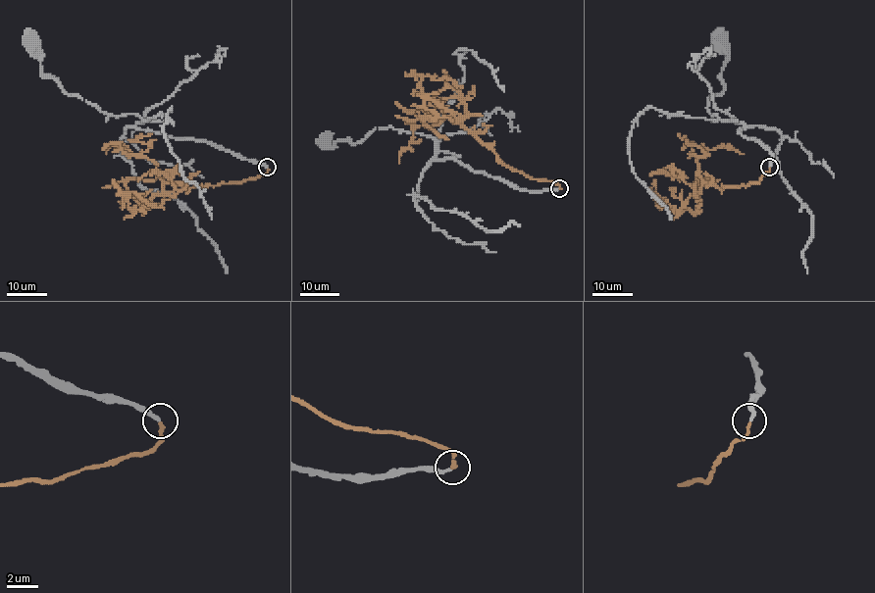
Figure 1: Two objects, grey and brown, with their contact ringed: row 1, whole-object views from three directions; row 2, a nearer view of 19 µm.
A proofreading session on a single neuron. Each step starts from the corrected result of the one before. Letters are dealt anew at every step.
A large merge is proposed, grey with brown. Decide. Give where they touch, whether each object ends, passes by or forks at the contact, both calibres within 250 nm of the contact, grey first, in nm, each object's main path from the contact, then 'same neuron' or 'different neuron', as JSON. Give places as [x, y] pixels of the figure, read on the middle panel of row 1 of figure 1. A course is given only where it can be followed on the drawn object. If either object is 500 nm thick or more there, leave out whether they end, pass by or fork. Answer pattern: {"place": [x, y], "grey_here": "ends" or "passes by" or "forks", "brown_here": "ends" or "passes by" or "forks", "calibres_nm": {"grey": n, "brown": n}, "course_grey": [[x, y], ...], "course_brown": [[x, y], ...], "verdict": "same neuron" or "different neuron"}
{"place": [559, 188], "grey_here": "ends", "brown_here": "ends", "calibres_nm": {"grey": 220, "brown": 200}, "course_grey": [[559, 189], [523, 191], [454, 160], [429, 163], [428, 135], [379, 127], [358, 142], [322, 138]], "course_brown": [[559, 189], [556, 183], [509, 169], [453, 115], [426, 99], [424, 107], [437, 117], [419, 116], [449, 139]], "verdict": "same neuron"}

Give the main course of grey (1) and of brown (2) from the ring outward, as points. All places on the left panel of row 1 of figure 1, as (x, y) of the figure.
1: (267, 167), (206, 141), (138, 129), (143, 122), (135, 114), (103, 113), (48, 77), (28, 40)
2: (267, 167), (264, 174), (238, 181), (190, 188), (167, 181), (133, 213), (144, 209), (127, 181), (156, 178)

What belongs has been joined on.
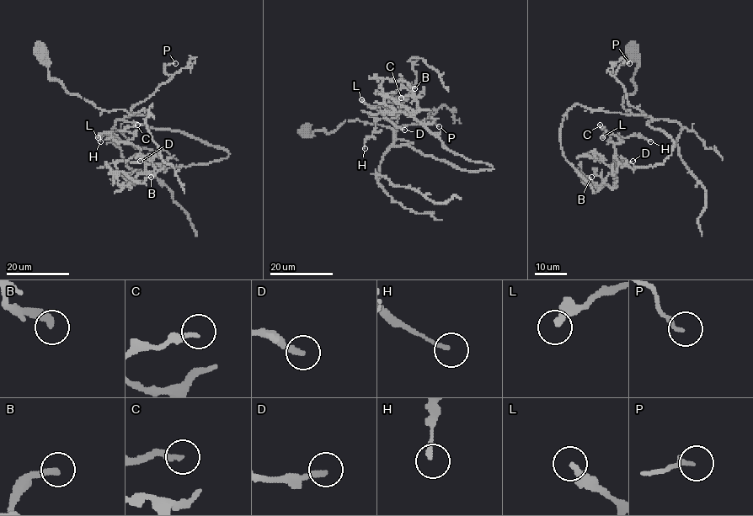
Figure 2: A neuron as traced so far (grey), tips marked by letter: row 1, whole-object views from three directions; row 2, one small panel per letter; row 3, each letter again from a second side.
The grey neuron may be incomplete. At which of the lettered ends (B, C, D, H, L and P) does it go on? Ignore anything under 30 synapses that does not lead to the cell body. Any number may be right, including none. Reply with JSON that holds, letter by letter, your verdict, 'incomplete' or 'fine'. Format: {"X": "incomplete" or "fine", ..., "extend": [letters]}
{"B": "fine", "C": "fine", "D": "fine", "H": "fine", "L": "fine", "P": "fine", "extend": []}

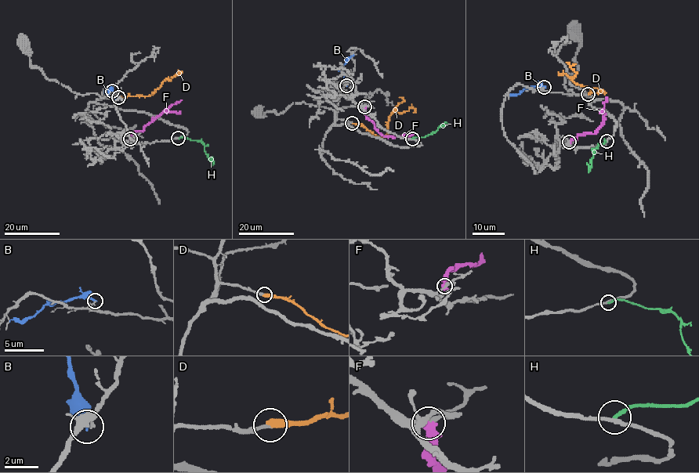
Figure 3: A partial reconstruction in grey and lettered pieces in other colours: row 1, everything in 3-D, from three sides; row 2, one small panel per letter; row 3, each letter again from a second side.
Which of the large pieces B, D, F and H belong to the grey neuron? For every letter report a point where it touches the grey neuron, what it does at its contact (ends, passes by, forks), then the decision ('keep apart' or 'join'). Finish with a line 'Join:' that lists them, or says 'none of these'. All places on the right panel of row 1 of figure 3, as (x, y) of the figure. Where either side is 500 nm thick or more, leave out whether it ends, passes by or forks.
B: contact (544, 87); it ends; keep apart
D: contact (588, 94); it ends; join
F: contact (569, 142); keep apart
H: contact (606, 141); it ends; keep apart
Join: D

